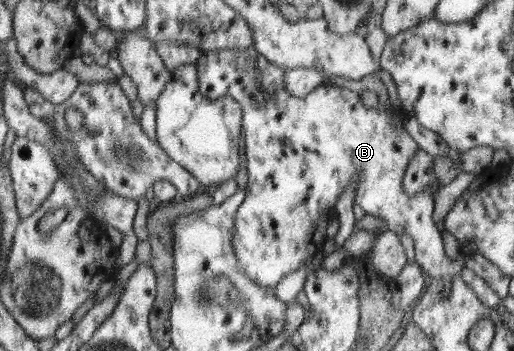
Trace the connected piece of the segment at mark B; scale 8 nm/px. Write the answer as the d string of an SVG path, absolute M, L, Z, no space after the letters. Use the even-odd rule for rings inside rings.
M253 47L201 53L194 64L199 70L201 92L207 98L215 100L224 96L233 97L240 102L244 111L241 126L248 157L248 187L243 204L237 210L233 248L237 253L238 265L251 281L263 287L274 288L322 249L330 235L329 222L337 217L335 206L346 188L355 181L355 176L357 187L353 193L353 203L361 206L366 214L383 218L384 229L399 236L408 233L414 241L415 261L420 265L422 273L441 279L442 284L448 285L453 283L453 277L461 276L464 265L446 255L441 233L432 219L435 199L430 187L418 191L413 197L404 192L406 169L421 148L406 132L404 122L396 122L388 101L380 101L378 105L368 108L358 93L346 87L330 87L328 84L314 88L308 96L292 96L285 84L285 73L288 71L268 61Z

